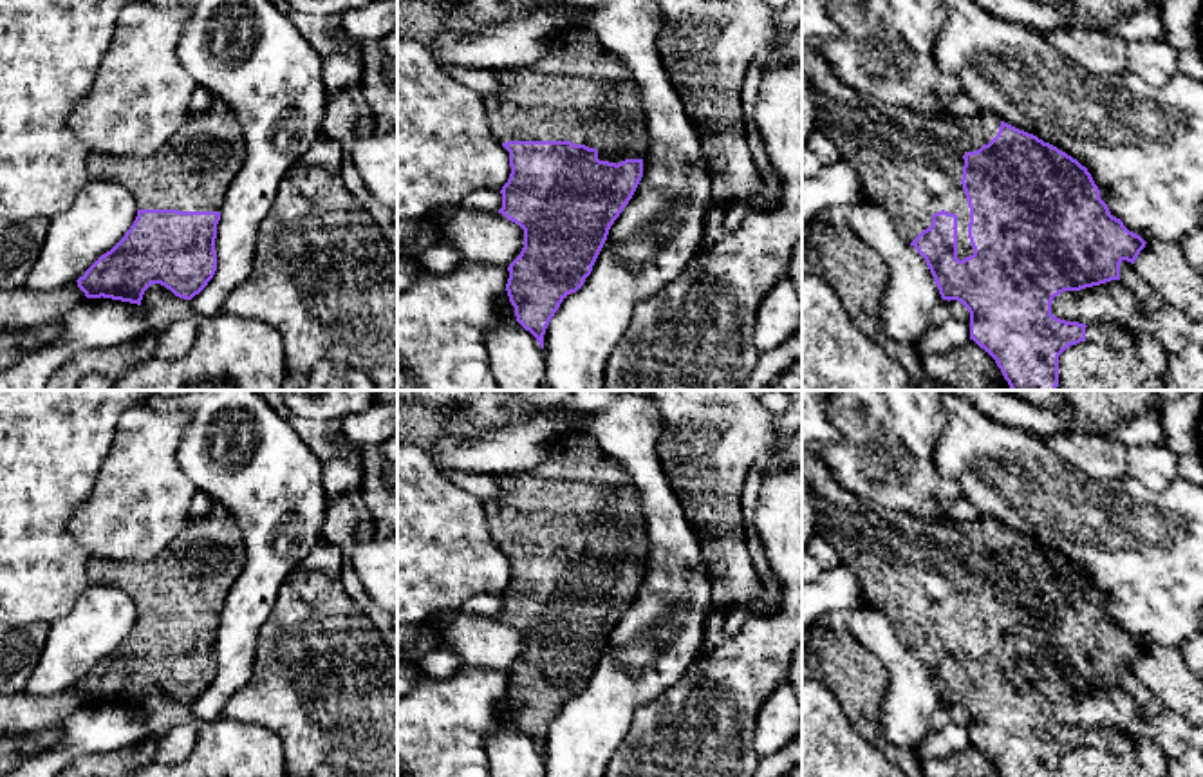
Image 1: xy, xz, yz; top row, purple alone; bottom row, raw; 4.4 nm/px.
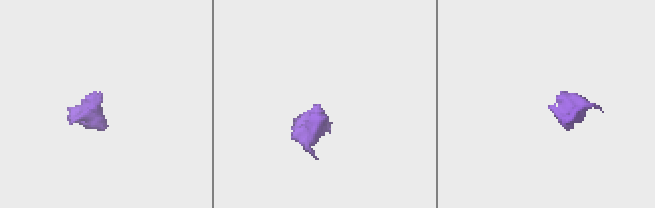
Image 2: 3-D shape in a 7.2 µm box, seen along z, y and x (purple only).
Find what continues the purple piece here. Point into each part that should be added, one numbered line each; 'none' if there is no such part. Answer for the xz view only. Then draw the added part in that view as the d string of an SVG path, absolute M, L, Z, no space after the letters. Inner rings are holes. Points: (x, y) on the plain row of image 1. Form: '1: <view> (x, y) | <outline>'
1: xz (577, 496) | M585 434L556 435L547 445L542 461L529 470L495 475L499 499L484 504L488 529L500 548L508 546L571 546L598 555L600 566L621 567L643 564L648 551L641 502L630 473Z

